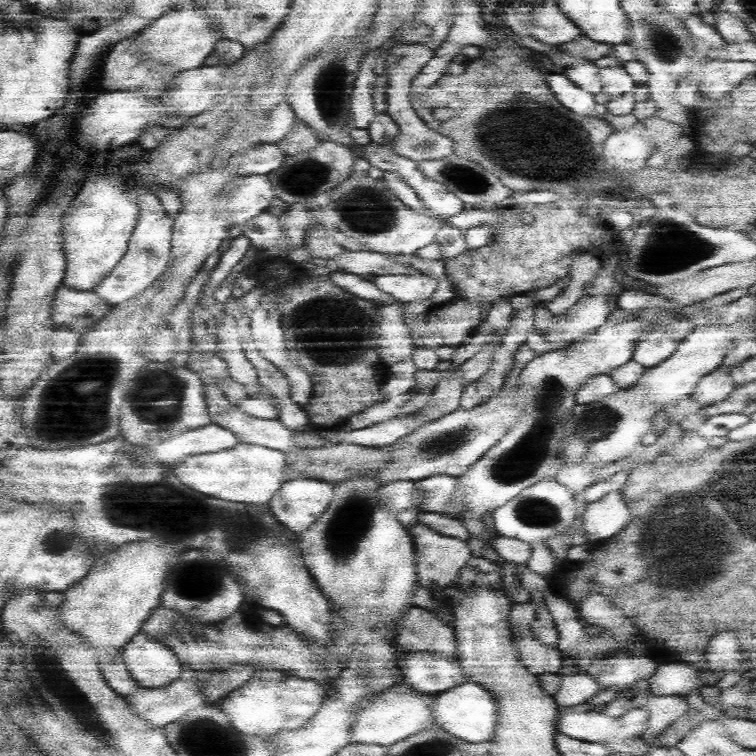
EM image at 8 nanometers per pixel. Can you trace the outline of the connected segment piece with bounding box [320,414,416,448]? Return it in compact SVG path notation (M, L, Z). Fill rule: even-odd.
M414 414L410 418L398 418L390 422L382 422L376 426L360 428L360 430L324 430L320 432L328 444L358 444L360 446L382 448L394 444L396 440L406 436L416 428Z

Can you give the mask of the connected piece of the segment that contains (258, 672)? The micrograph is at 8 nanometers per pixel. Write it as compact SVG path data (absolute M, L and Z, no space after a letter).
M255 666L252 676L222 700L222 708L232 716L234 726L247 736L271 736L307 724L326 698L317 680L296 675L296 671Z

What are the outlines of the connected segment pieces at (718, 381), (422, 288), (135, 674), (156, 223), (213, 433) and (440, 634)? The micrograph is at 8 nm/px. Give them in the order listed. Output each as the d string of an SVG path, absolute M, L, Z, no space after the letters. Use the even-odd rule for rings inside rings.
M716 370L703 376L689 395L696 404L705 407L726 400L734 389L729 373Z
M392 272L392 274L376 274L372 273L364 276L366 280L374 282L376 288L390 292L398 302L420 301L426 296L430 296L437 288L438 276L424 274L419 272L410 272L410 274L402 274L402 272Z
M143 630L130 638L130 642L122 650L122 657L132 678L137 682L138 686L144 688L167 685L178 680L182 670L186 670L186 668L182 668L183 663L170 645L163 644L160 639Z
M147 194L144 196L144 202L140 202L137 223L132 229L132 236L124 258L106 276L105 280L94 288L94 291L109 303L117 305L119 302L138 294L143 288L150 286L164 272L168 264L174 228L174 218L168 214L156 195L148 196Z
M209 424L206 428L164 440L162 444L158 444L158 448L154 448L154 453L164 464L171 465L183 456L218 452L242 443L240 436L232 430L220 428L219 424Z
M414 607L404 616L404 620L400 620L400 624L396 626L396 640L404 651L436 654L450 660L457 659L457 642L453 623L438 618L436 613L426 608Z

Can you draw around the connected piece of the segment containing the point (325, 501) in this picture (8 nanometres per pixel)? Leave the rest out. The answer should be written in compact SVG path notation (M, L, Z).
M306 478L286 480L274 493L271 510L290 530L302 532L310 528L334 500L334 484Z

